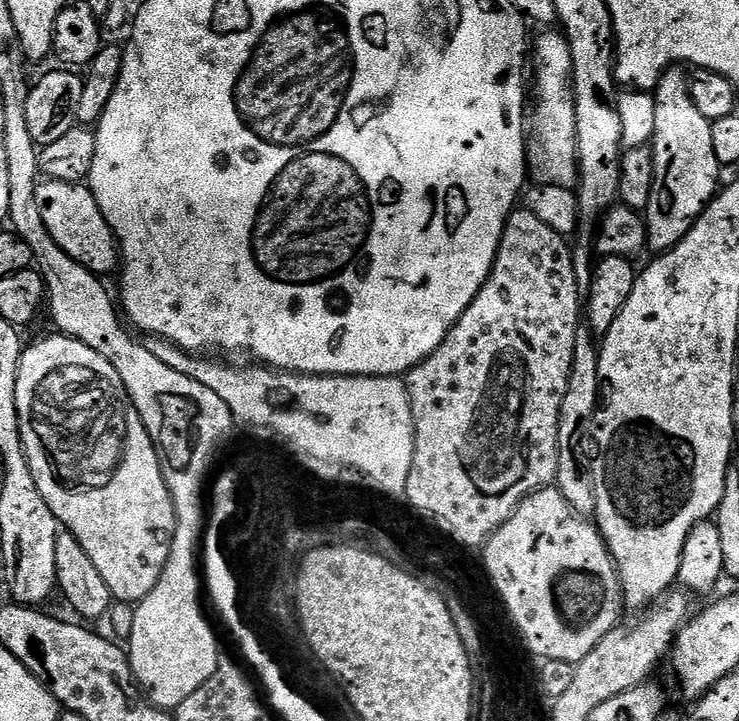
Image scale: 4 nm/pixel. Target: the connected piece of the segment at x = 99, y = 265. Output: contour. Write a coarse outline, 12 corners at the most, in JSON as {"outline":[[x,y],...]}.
{"outline":[[37,183],[50,238],[91,272],[122,260],[87,183]]}

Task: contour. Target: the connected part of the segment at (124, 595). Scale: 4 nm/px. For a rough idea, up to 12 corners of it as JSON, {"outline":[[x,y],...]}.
{"outline":[[29,343],[16,397],[56,523],[113,597],[154,590],[176,529],[118,370]]}

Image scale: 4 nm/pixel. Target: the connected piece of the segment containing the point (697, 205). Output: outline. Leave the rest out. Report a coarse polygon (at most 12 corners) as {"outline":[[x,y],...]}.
{"outline":[[685,69],[650,112],[648,248],[669,251],[722,175]]}

